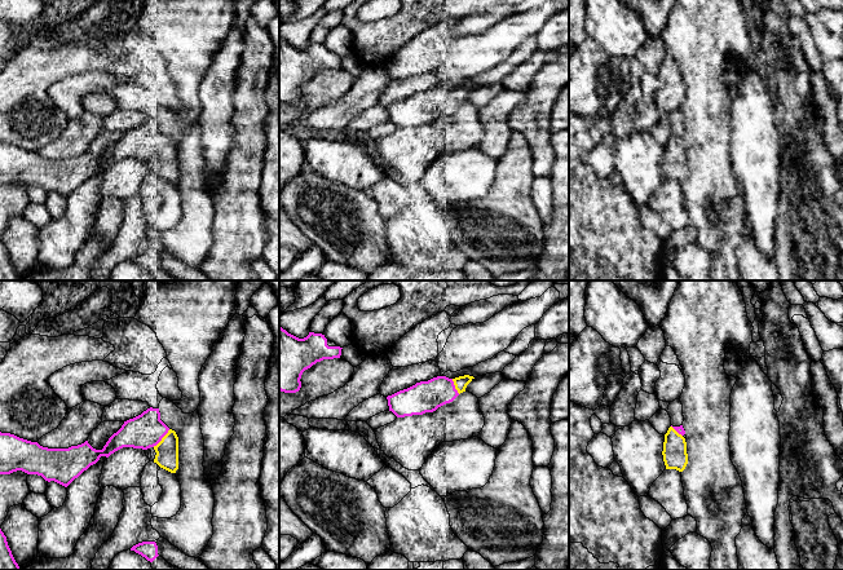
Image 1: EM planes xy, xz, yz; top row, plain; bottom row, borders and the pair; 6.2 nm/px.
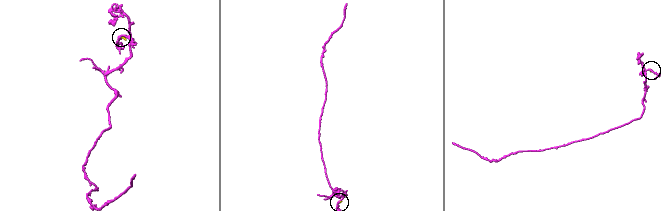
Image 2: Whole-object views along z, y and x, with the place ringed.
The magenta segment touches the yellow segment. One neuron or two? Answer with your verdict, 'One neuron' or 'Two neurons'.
One neuron

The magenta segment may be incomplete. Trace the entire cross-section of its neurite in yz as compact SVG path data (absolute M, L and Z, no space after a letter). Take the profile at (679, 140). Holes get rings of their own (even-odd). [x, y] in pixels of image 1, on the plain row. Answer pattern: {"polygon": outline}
{"polygon": "M683 136L670 137L665 145L663 172L666 180L676 180L683 182L688 174L687 153L683 147L685 141Z"}

